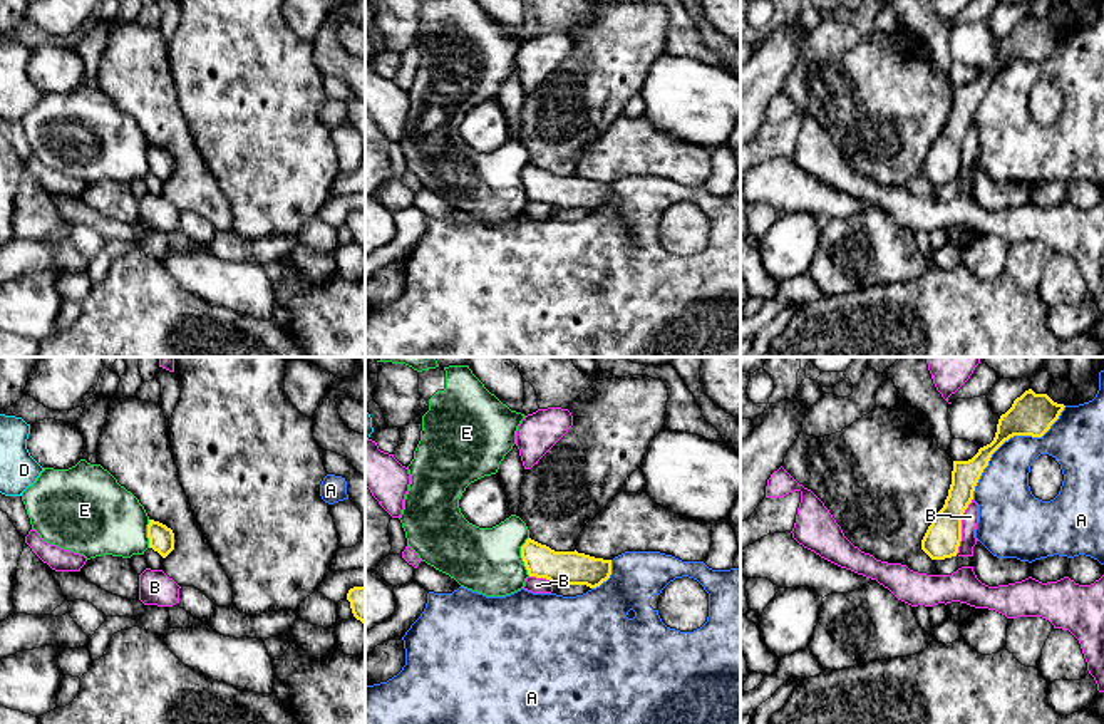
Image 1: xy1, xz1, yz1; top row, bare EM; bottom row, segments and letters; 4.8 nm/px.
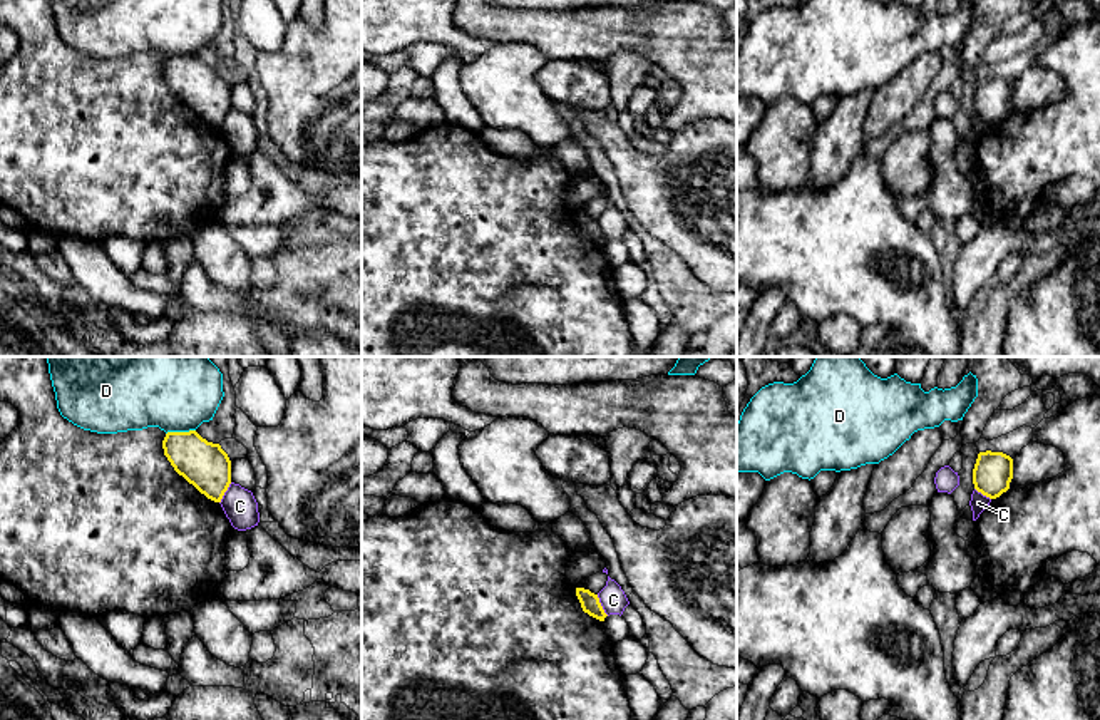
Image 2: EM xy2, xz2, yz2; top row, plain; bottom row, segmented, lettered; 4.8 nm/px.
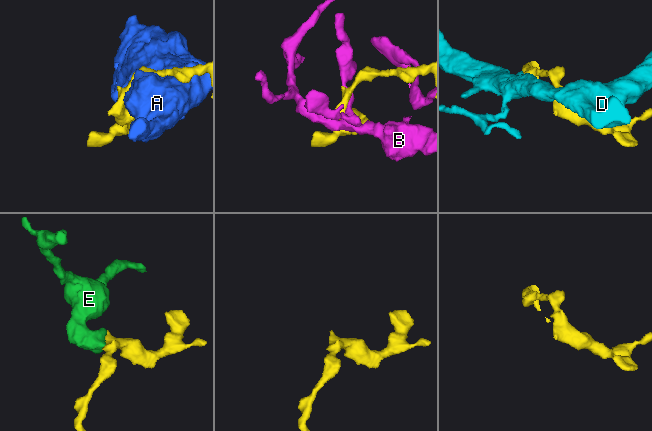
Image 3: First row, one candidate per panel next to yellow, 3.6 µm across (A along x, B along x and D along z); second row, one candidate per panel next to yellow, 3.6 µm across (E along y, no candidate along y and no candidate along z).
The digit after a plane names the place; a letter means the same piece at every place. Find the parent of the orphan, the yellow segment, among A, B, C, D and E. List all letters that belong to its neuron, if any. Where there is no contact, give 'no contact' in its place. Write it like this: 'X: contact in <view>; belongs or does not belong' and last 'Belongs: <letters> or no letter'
A: contact in yz1; does not belong
B: contact in yz1; does not belong
C: contact in xz2; does not belong
D: contact in xy2; belongs
E: contact in xz1; does not belong
Belongs: D

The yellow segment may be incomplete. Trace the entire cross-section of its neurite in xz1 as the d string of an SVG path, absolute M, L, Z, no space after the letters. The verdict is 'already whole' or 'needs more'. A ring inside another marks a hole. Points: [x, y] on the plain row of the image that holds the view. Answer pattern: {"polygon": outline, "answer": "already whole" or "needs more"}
{"polygon": "M531 163L521 171L521 183L529 201L551 208L600 211L611 199L611 184L575 176L555 176Z", "answer": "already whole"}

